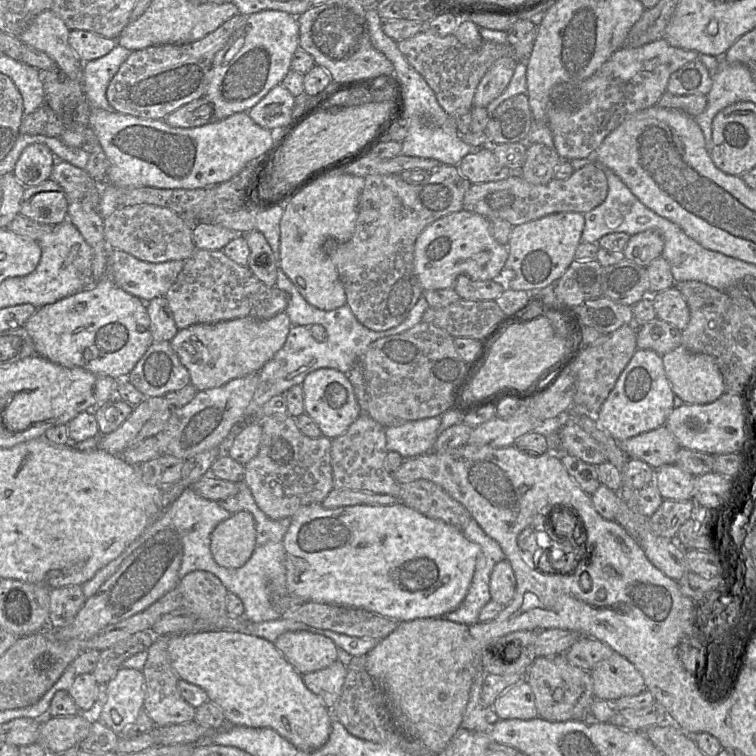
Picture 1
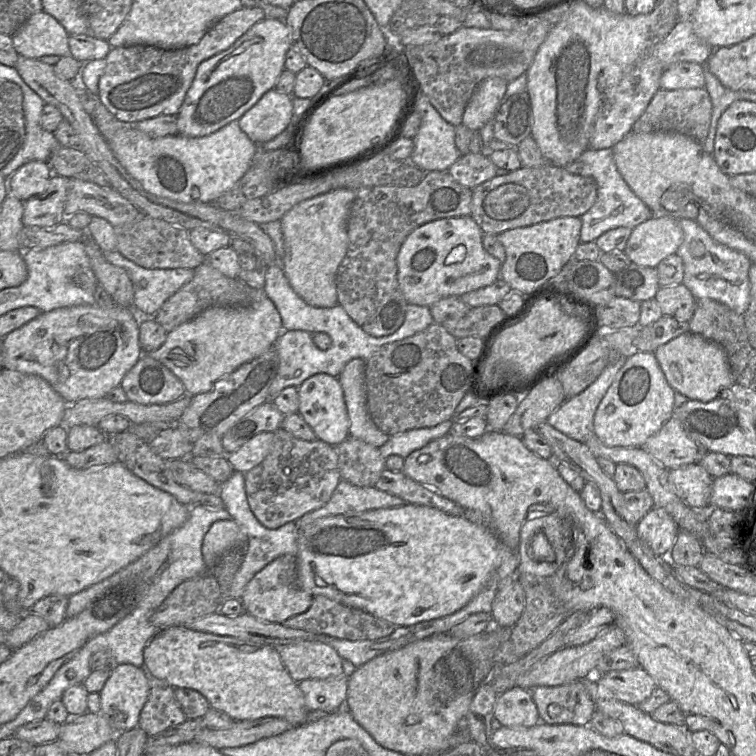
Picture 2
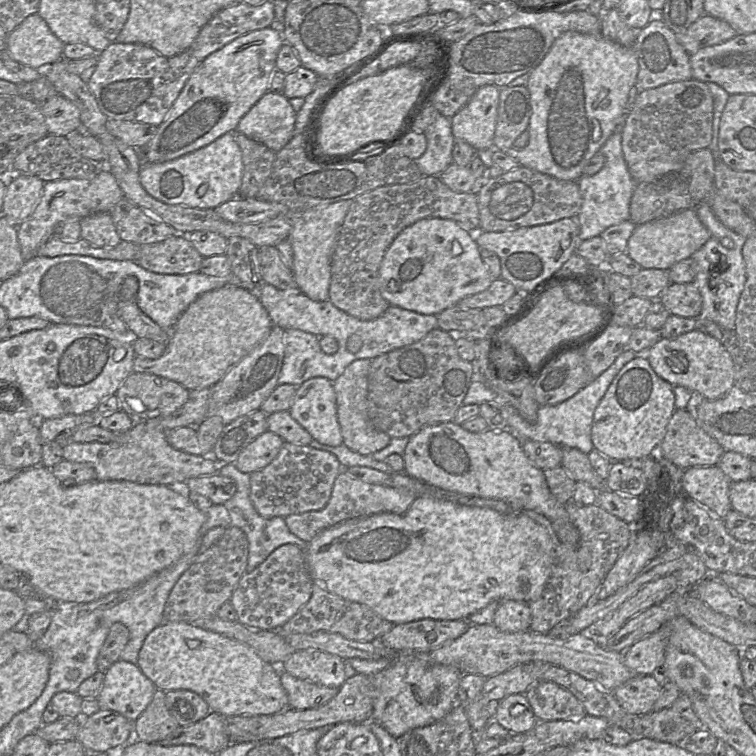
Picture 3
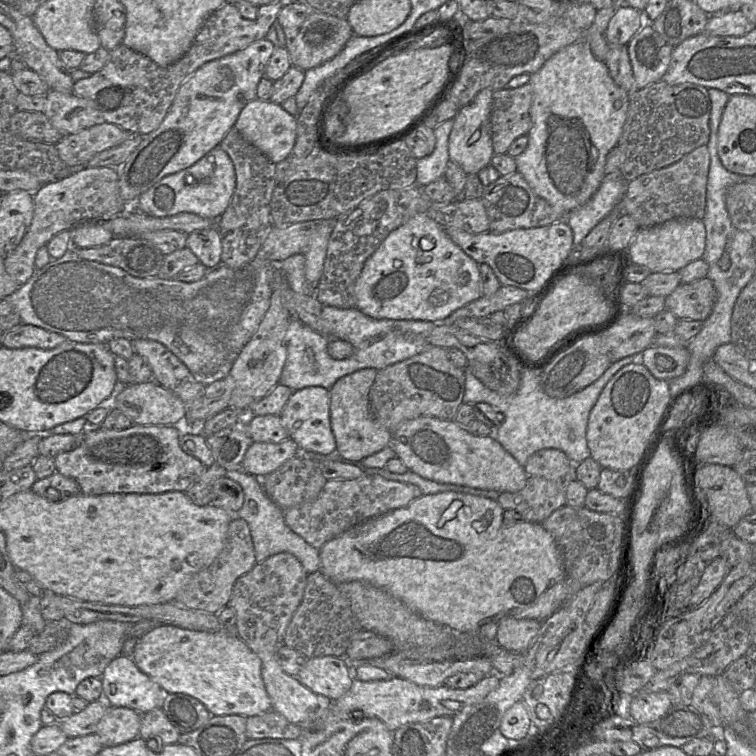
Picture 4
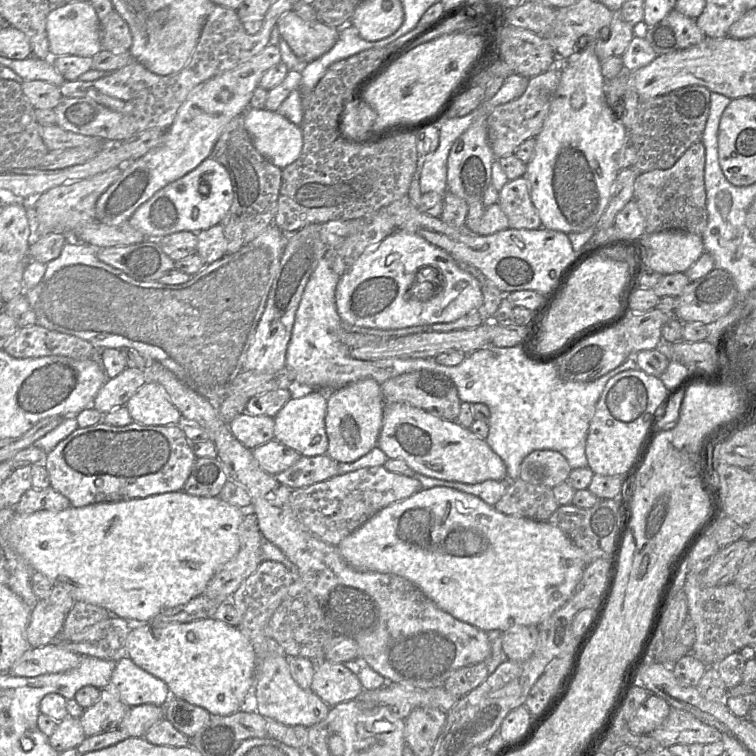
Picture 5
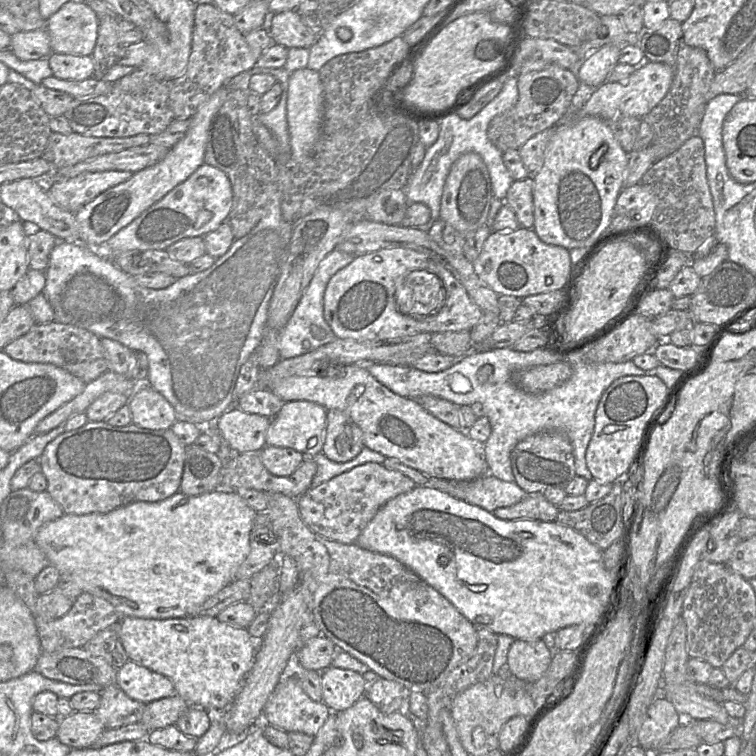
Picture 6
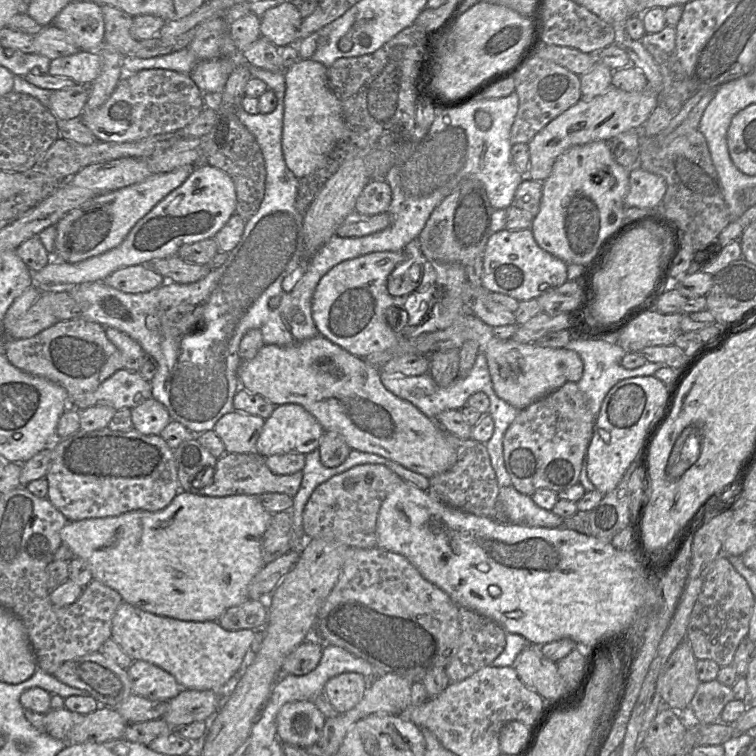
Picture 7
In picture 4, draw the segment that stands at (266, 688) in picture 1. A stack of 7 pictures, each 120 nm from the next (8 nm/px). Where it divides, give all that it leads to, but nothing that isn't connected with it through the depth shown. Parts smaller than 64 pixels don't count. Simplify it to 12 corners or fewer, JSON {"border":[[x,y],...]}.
{"border":[[158,625],[136,666],[211,716],[272,710],[234,631]]}

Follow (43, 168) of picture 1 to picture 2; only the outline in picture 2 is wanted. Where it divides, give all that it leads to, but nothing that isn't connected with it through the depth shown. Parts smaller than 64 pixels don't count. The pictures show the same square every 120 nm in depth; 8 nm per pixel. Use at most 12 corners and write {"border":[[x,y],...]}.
{"border":[[33,160],[8,178],[8,193],[26,201],[42,193],[53,175]]}

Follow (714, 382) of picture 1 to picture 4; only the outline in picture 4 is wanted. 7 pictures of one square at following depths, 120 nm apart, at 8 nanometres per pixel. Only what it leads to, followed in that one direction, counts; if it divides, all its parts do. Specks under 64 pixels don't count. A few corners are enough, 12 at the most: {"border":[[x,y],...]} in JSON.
{"border":[[650,346],[642,364],[659,380],[682,376],[685,346]]}

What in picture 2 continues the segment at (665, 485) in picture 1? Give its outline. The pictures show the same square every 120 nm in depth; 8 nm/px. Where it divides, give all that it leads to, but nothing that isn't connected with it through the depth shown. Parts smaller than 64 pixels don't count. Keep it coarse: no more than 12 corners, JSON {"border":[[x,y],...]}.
{"border":[[699,463],[669,469],[689,507],[710,506],[713,477]]}

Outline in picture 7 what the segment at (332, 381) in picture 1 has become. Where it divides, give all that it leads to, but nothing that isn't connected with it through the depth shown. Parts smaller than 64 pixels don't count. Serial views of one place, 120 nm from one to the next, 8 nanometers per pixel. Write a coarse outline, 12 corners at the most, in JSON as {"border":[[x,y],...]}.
{"border":[[278,405],[254,451],[308,454],[324,432],[301,405]]}

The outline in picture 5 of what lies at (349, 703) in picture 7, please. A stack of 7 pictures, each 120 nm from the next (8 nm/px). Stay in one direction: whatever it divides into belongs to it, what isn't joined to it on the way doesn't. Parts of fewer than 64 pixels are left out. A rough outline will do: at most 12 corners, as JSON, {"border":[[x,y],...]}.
{"border":[[316,663],[310,689],[329,707],[364,690],[343,663]]}

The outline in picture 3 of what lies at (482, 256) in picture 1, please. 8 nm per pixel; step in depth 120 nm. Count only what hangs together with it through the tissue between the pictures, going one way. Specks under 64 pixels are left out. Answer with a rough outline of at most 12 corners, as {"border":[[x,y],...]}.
{"border":[[404,228],[379,269],[391,306],[438,315],[494,280],[475,233]]}

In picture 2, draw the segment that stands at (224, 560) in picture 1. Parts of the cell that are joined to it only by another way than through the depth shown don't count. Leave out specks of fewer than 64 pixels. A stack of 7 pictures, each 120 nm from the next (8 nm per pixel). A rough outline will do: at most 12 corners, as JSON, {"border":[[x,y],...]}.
{"border":[[233,519],[215,521],[202,555],[213,567],[229,549],[245,547],[246,535]]}

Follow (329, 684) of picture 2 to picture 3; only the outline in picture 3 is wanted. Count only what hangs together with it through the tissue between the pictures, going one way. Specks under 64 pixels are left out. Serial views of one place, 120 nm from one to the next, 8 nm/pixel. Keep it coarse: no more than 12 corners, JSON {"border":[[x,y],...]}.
{"border":[[280,671],[288,708],[316,709],[335,697],[326,687]]}

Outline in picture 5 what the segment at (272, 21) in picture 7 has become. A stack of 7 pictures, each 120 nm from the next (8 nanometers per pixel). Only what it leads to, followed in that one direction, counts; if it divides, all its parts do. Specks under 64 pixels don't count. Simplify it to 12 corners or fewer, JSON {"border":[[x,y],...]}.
{"border":[[294,11],[277,22],[304,64],[328,52],[339,28]]}

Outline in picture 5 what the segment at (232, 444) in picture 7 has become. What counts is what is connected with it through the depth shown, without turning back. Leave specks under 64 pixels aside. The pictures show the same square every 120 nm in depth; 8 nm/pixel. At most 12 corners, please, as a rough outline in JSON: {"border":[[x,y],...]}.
{"border":[[244,411],[228,427],[250,450],[274,439],[274,417]]}

